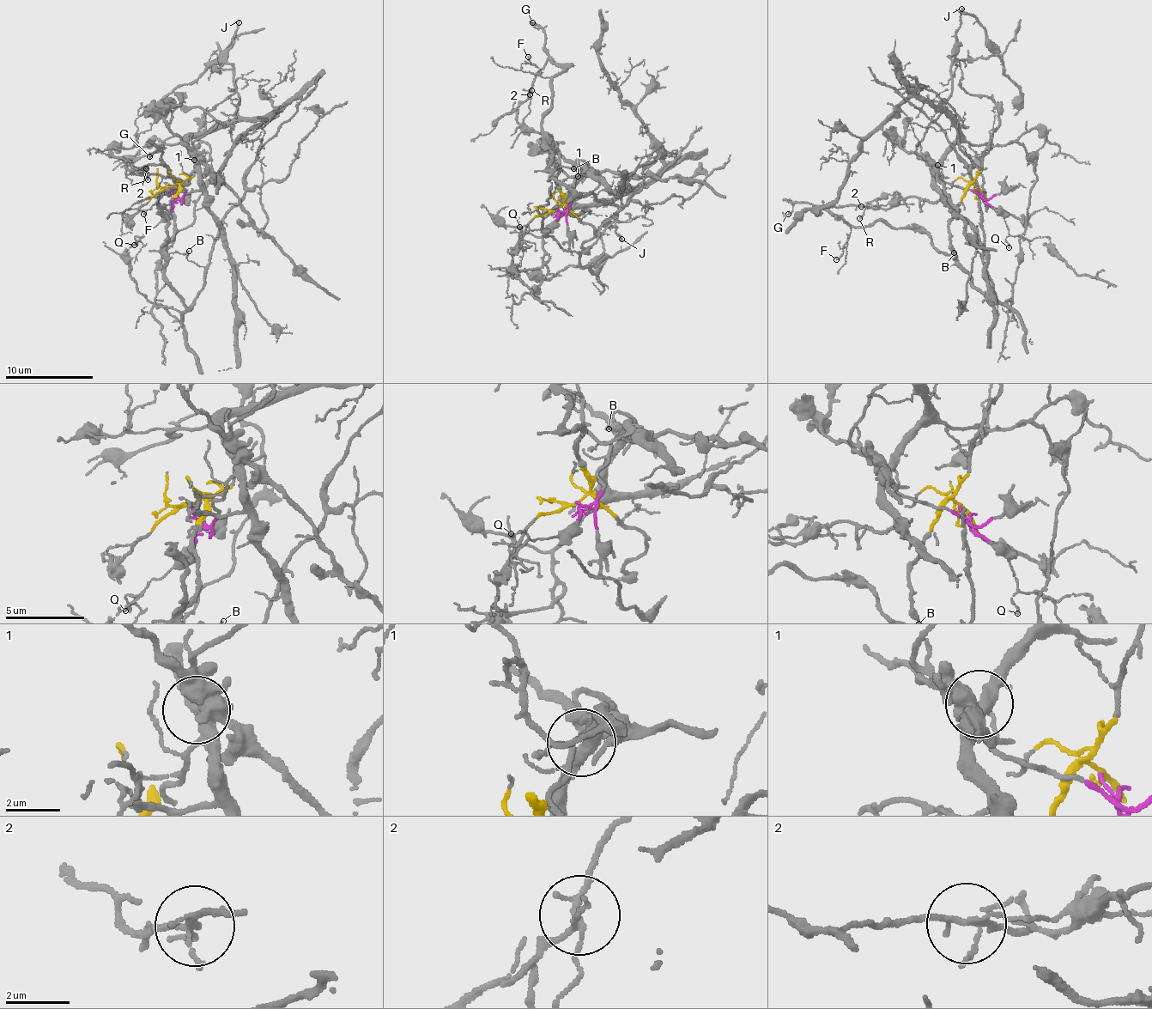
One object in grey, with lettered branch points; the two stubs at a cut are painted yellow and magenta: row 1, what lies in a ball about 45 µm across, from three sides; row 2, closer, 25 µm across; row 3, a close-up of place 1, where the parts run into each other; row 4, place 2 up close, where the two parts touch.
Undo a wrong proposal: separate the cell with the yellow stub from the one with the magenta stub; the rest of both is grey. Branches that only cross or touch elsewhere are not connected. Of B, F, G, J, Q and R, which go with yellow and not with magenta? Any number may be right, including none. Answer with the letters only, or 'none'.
B, F, G, R

